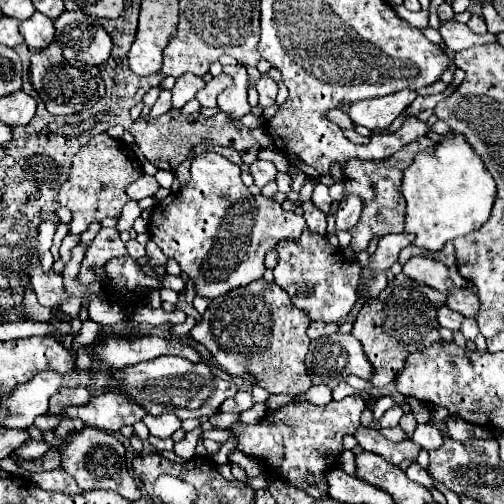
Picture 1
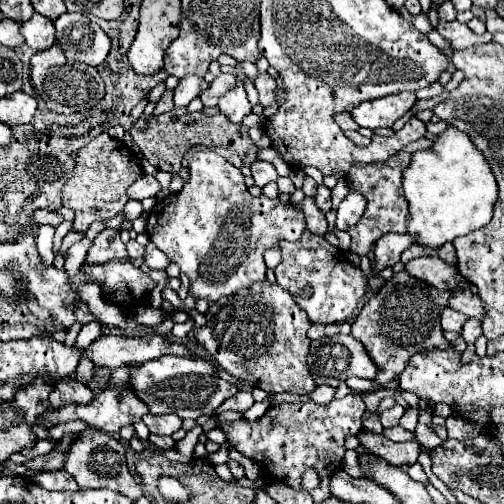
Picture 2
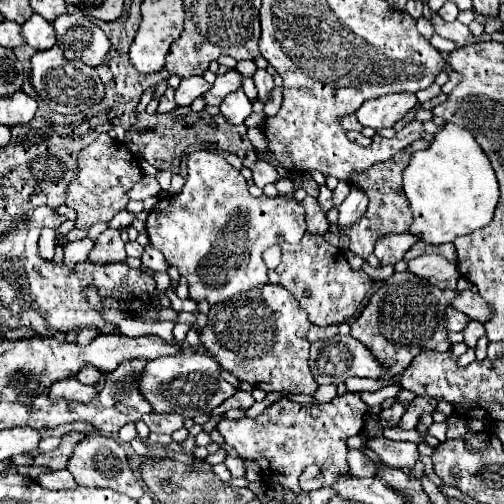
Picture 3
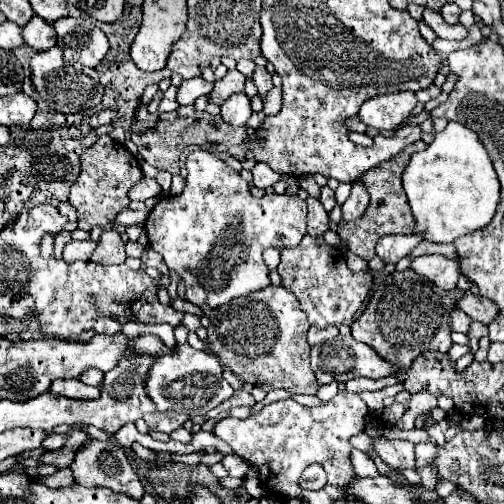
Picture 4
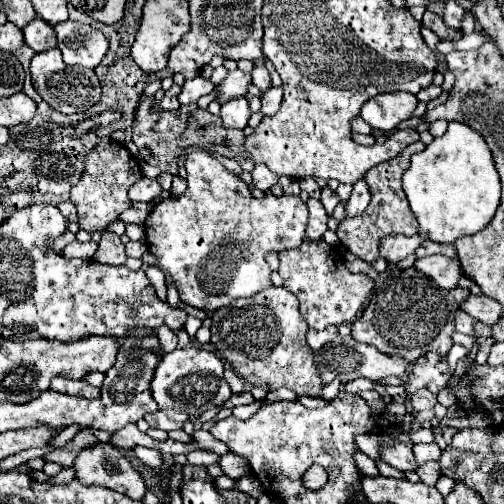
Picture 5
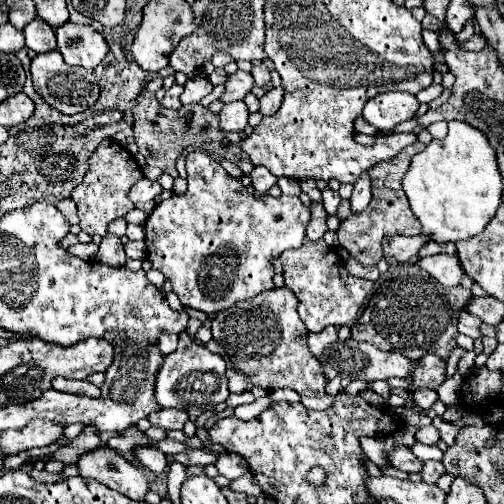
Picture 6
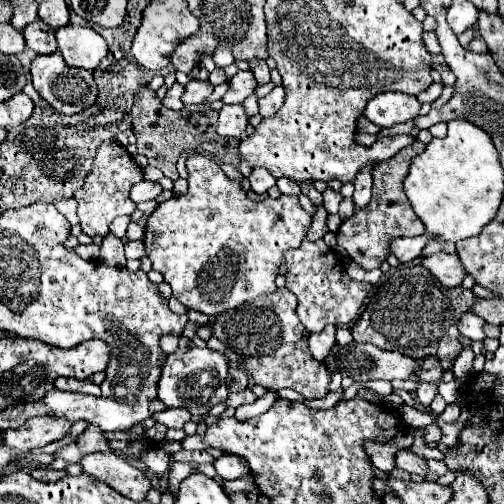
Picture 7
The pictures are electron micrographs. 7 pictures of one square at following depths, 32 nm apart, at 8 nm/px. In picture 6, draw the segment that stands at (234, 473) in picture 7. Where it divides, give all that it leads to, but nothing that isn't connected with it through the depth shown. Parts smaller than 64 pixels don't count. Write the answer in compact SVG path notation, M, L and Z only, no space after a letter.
M224 452L218 456L218 462L216 462L216 468L220 470L222 476L230 478L230 480L236 480L240 476L244 476L250 468L248 468L248 462L236 454L230 454L230 452Z

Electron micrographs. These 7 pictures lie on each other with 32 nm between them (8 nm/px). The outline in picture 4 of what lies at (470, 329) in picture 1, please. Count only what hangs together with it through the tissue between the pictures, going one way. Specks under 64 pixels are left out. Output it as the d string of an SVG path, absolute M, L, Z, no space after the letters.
M472 322L472 324L470 324L470 330L466 332L466 336L468 336L468 340L470 340L470 349L473 354L478 350L478 340L480 340L482 336L486 336L486 332L488 332L488 328L486 328L484 324L480 324L480 322Z

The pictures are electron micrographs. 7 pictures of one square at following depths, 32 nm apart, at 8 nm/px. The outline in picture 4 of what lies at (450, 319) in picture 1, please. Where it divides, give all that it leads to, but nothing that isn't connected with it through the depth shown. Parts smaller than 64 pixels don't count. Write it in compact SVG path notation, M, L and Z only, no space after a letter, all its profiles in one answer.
M454 308L454 310L450 312L450 318L452 318L452 322L450 322L452 332L468 332L472 318L468 318L468 316L466 316L464 312L460 312L458 308Z

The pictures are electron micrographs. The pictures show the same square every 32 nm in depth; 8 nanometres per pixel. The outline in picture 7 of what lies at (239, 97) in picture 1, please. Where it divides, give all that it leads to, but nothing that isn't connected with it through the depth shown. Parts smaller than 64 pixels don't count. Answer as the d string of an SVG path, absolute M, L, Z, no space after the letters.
M228 104L220 110L220 122L218 122L220 136L240 138L246 126L248 126L248 116L242 104Z

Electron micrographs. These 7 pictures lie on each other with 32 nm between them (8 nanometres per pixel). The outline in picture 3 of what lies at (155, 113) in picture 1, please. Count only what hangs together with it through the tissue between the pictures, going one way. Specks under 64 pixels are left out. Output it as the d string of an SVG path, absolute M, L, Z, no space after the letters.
M168 88L166 92L164 92L164 96L160 98L160 104L158 104L158 114L162 114L162 112L172 112L174 108L176 108L176 102L172 100L172 96L174 96L174 90L172 88Z

